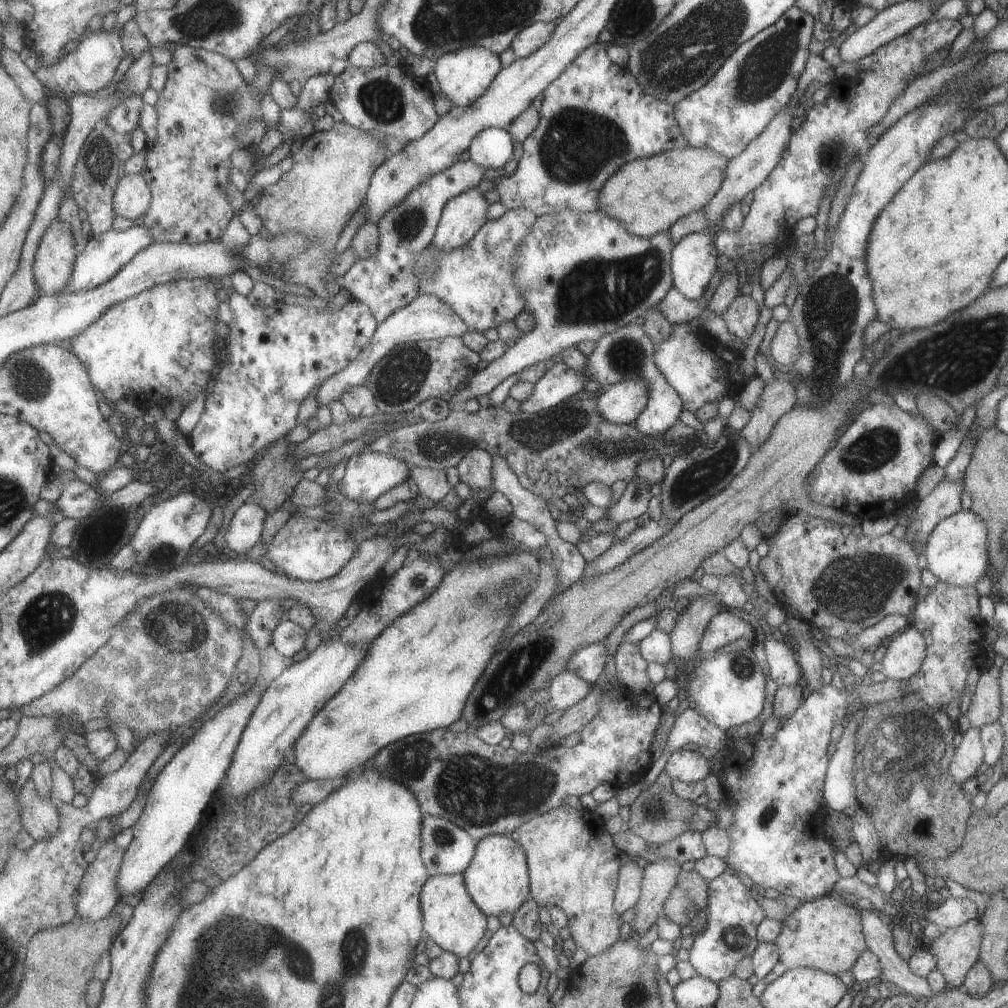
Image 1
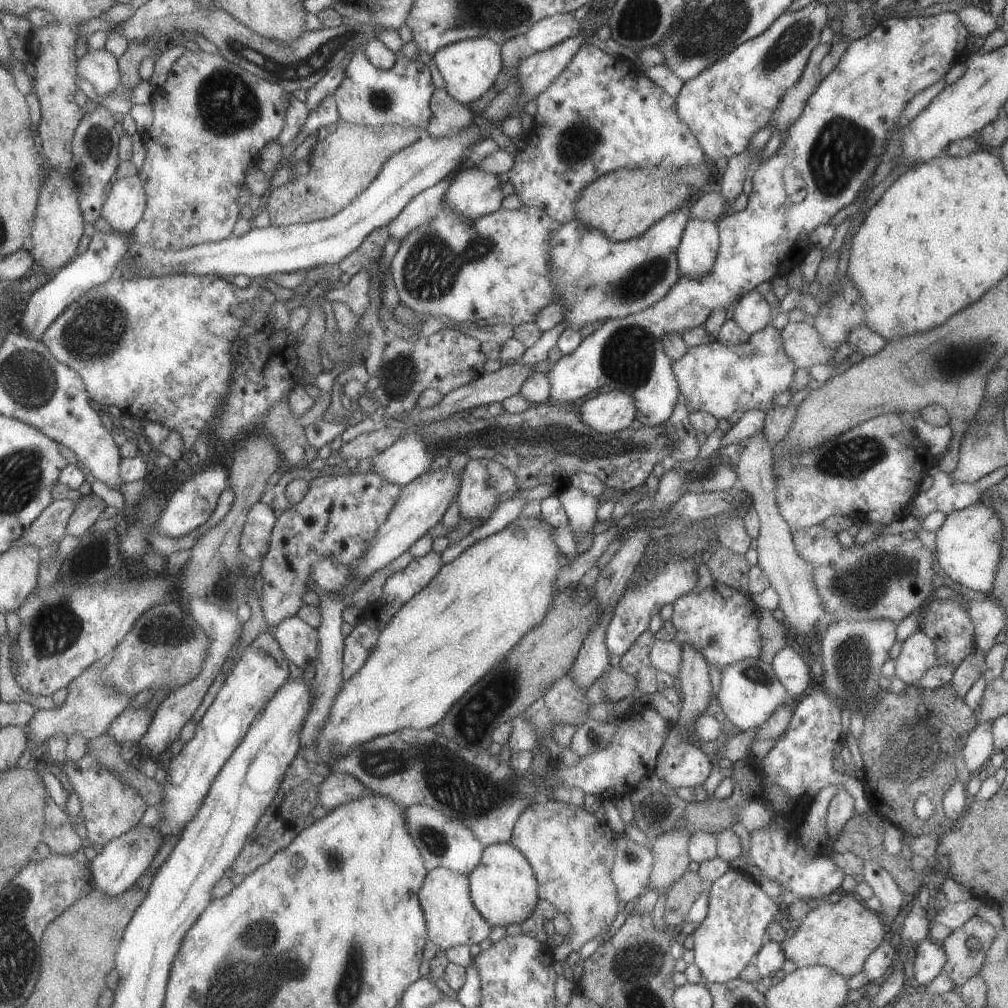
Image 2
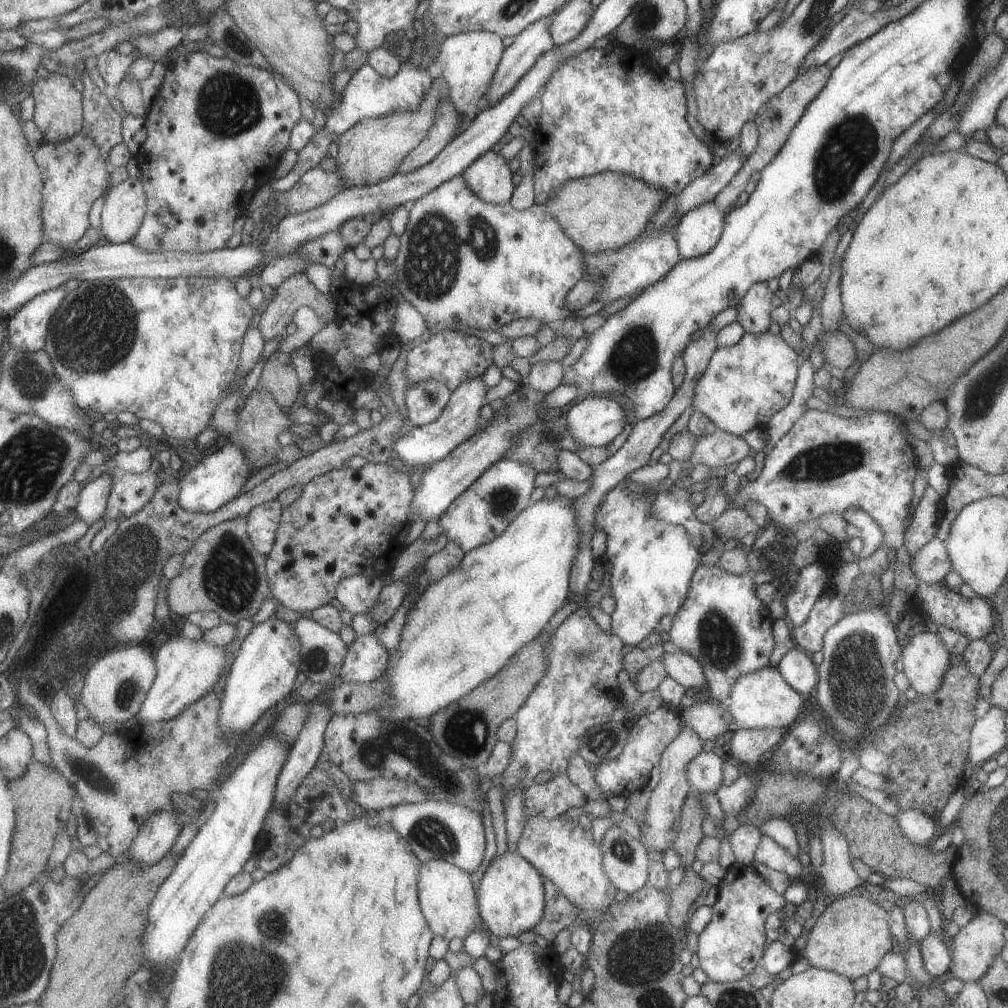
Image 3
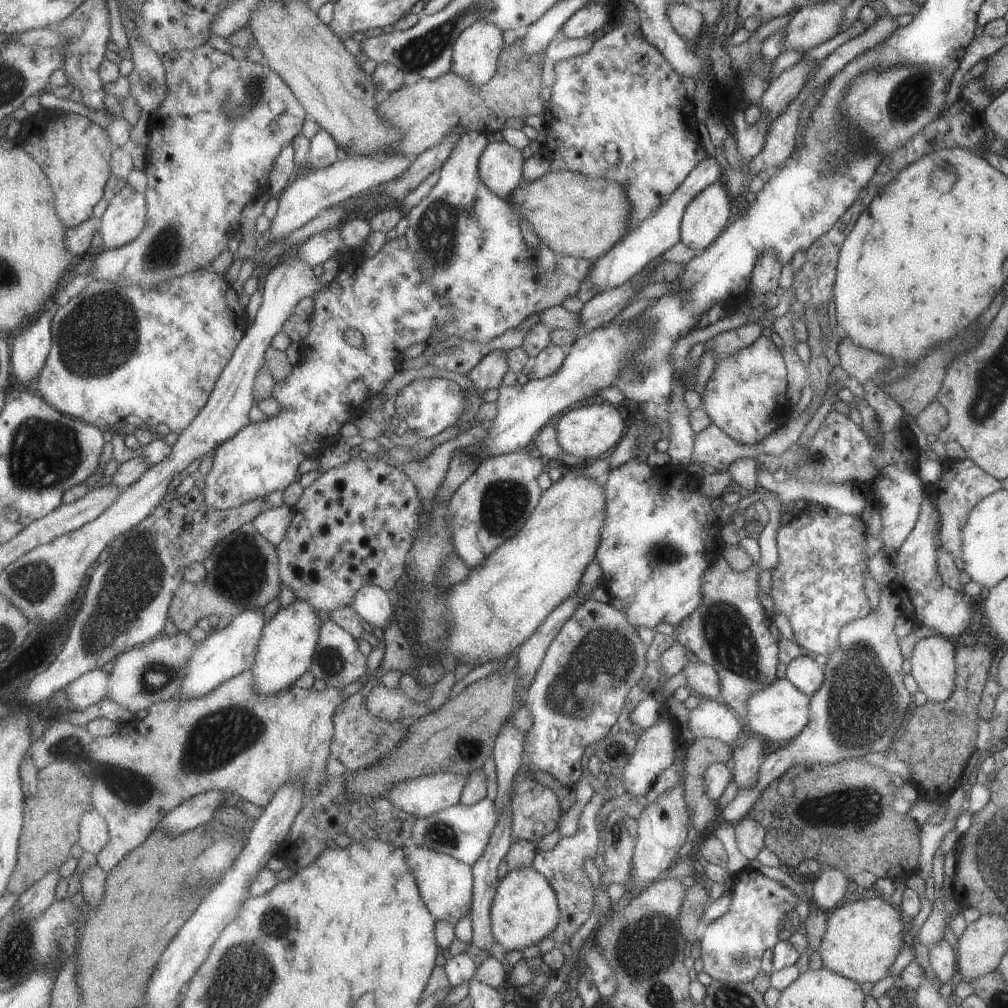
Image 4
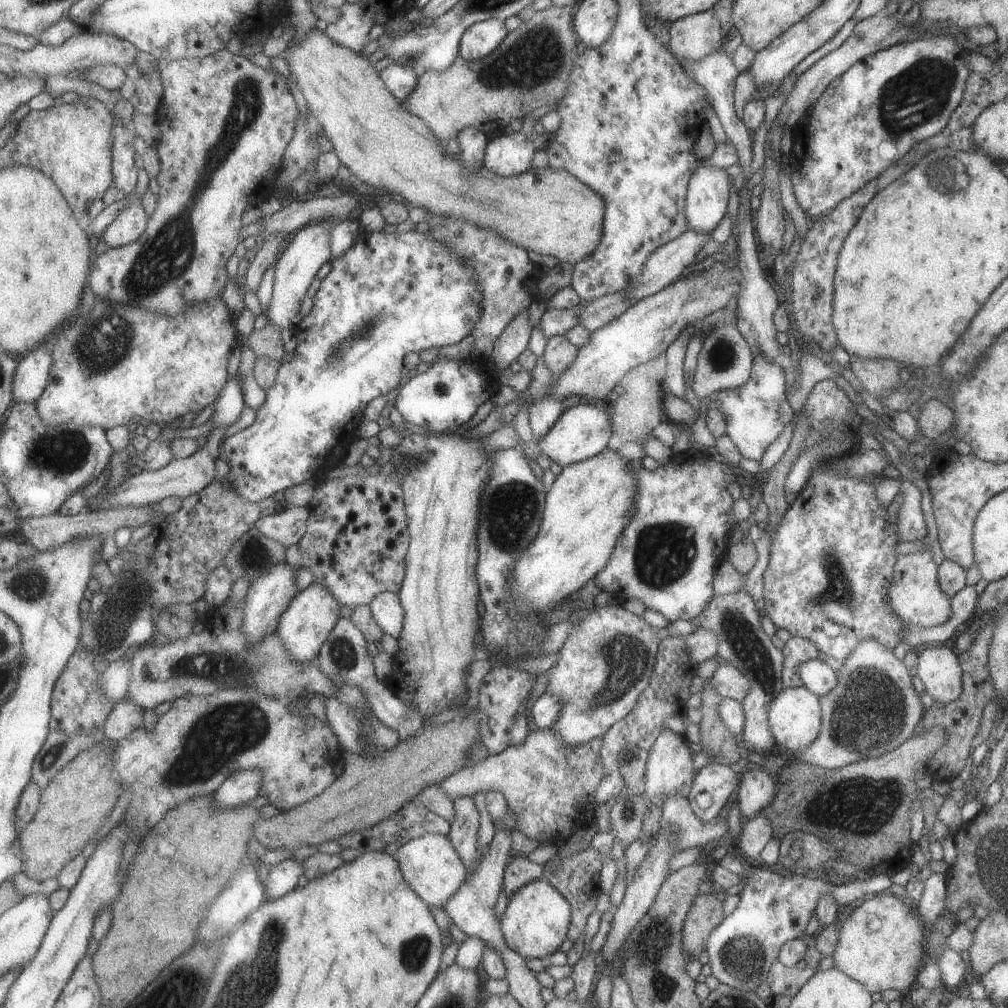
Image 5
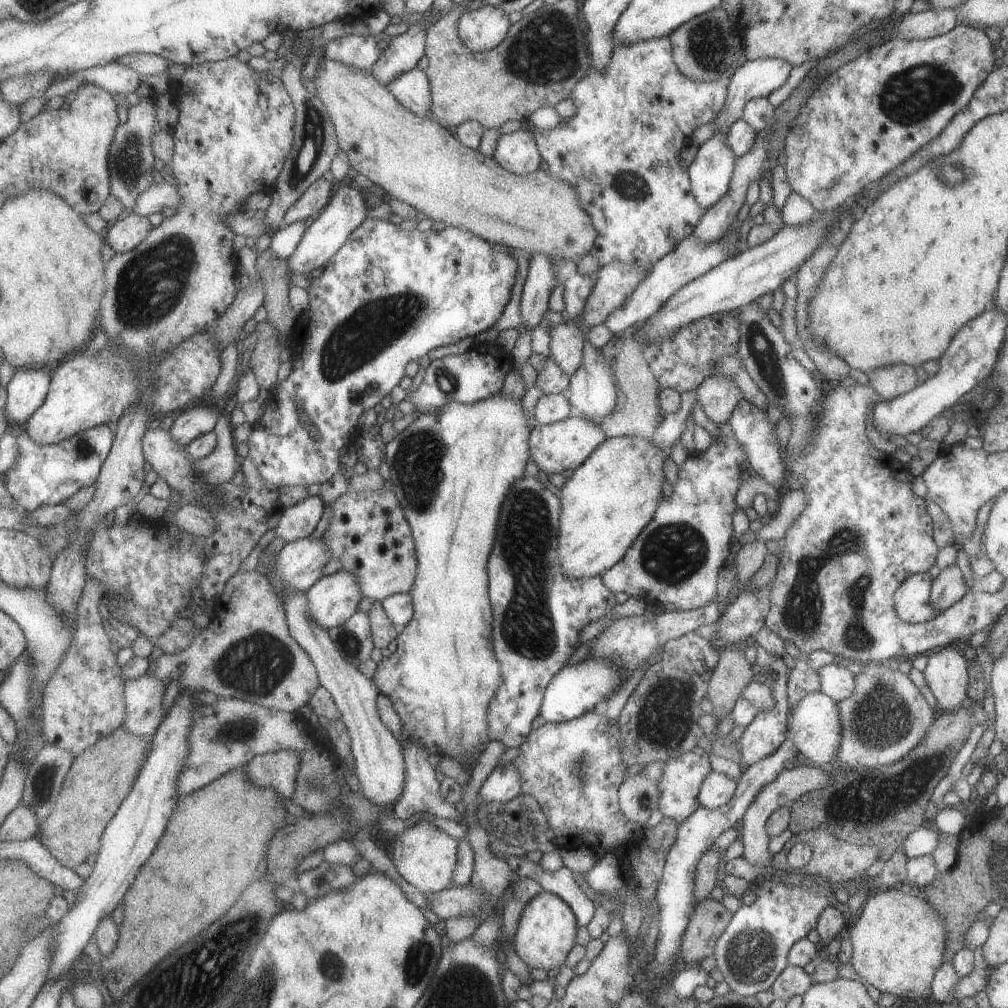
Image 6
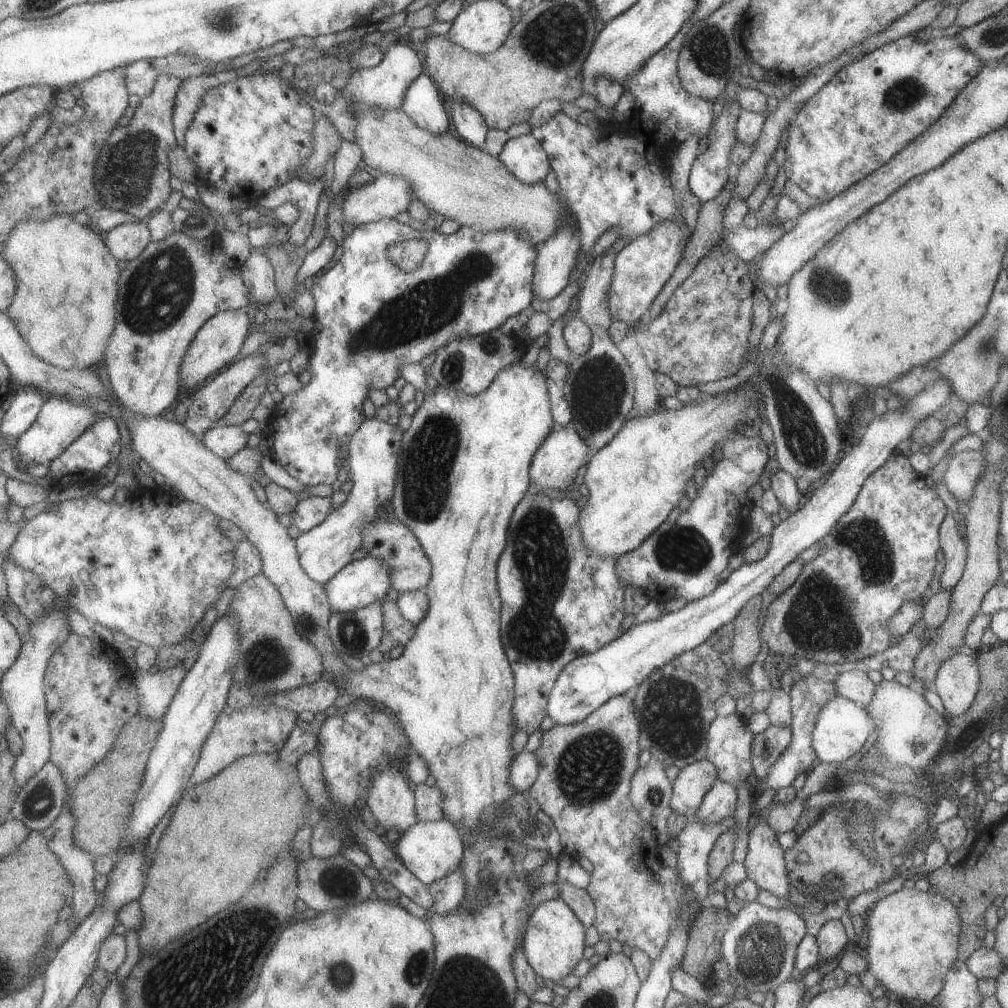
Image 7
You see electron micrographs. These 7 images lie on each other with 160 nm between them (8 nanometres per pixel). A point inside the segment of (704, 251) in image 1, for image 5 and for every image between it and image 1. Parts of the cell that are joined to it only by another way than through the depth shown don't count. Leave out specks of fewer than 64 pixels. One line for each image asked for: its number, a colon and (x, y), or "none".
2: (696, 251)
3: (696, 232)
4: (704, 217)
5: (706, 198)

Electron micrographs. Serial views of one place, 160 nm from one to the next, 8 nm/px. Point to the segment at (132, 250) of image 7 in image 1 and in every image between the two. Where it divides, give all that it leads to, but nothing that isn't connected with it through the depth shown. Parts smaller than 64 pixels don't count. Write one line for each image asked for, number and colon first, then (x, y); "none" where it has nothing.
1: (133, 198)
2: (127, 200)
3: (124, 212)
4: (124, 220)
5: (131, 224)
6: (131, 230)

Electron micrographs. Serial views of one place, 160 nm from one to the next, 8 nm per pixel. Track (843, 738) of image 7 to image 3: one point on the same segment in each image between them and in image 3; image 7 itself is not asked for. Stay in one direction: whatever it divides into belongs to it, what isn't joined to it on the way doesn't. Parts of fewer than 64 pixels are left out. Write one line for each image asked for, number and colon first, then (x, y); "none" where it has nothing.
3: (758, 700)
4: (779, 711)
5: (794, 716)
6: (813, 725)

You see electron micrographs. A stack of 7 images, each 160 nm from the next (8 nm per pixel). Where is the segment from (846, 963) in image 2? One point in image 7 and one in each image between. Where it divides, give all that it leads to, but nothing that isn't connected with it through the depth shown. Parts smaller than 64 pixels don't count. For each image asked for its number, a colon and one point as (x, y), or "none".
3: (850, 936)
4: (862, 938)
5: (881, 944)
6: (898, 940)
7: (912, 937)

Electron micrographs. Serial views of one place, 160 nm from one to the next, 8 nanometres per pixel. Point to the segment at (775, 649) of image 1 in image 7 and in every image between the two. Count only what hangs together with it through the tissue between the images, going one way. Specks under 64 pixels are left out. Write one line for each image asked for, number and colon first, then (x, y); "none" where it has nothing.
2: (792, 671)
3: (795, 667)
4: (807, 675)
5: (817, 676)
6: (837, 682)
7: (854, 686)

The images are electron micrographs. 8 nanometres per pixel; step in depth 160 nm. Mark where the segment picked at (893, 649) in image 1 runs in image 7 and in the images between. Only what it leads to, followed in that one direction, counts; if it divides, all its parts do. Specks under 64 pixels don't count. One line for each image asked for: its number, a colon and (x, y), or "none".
2: (917, 654)
3: (925, 659)
4: (932, 662)
5: (937, 666)
6: (946, 673)
7: (957, 681)

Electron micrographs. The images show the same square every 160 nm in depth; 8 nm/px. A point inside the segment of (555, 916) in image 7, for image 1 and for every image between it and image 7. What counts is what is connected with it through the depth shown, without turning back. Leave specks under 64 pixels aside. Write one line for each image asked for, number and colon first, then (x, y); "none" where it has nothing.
1: (497, 880)
2: (502, 887)
3: (510, 897)
4: (524, 909)
5: (535, 922)
6: (546, 928)

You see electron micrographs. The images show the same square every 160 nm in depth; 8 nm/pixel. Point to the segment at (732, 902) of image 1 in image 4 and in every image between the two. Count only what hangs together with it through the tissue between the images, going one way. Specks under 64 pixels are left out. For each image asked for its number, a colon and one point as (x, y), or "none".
2: (727, 939)
3: (731, 944)
4: (731, 947)

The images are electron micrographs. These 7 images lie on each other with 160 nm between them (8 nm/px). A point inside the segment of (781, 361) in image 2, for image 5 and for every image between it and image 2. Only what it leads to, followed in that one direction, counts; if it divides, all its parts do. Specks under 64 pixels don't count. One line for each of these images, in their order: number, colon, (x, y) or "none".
3: (743, 385)
4: (746, 396)
5: (755, 414)

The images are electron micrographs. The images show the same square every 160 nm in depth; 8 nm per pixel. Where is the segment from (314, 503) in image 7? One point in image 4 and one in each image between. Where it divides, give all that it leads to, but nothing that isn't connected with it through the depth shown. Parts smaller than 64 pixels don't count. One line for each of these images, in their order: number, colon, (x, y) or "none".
4: (272, 523)
5: (286, 527)
6: (298, 521)

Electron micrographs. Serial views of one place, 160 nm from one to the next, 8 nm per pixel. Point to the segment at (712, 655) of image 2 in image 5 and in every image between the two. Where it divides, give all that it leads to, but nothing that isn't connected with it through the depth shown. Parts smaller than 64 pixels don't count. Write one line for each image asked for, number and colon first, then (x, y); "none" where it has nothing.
3: (721, 623)
4: (729, 630)
5: (732, 618)

